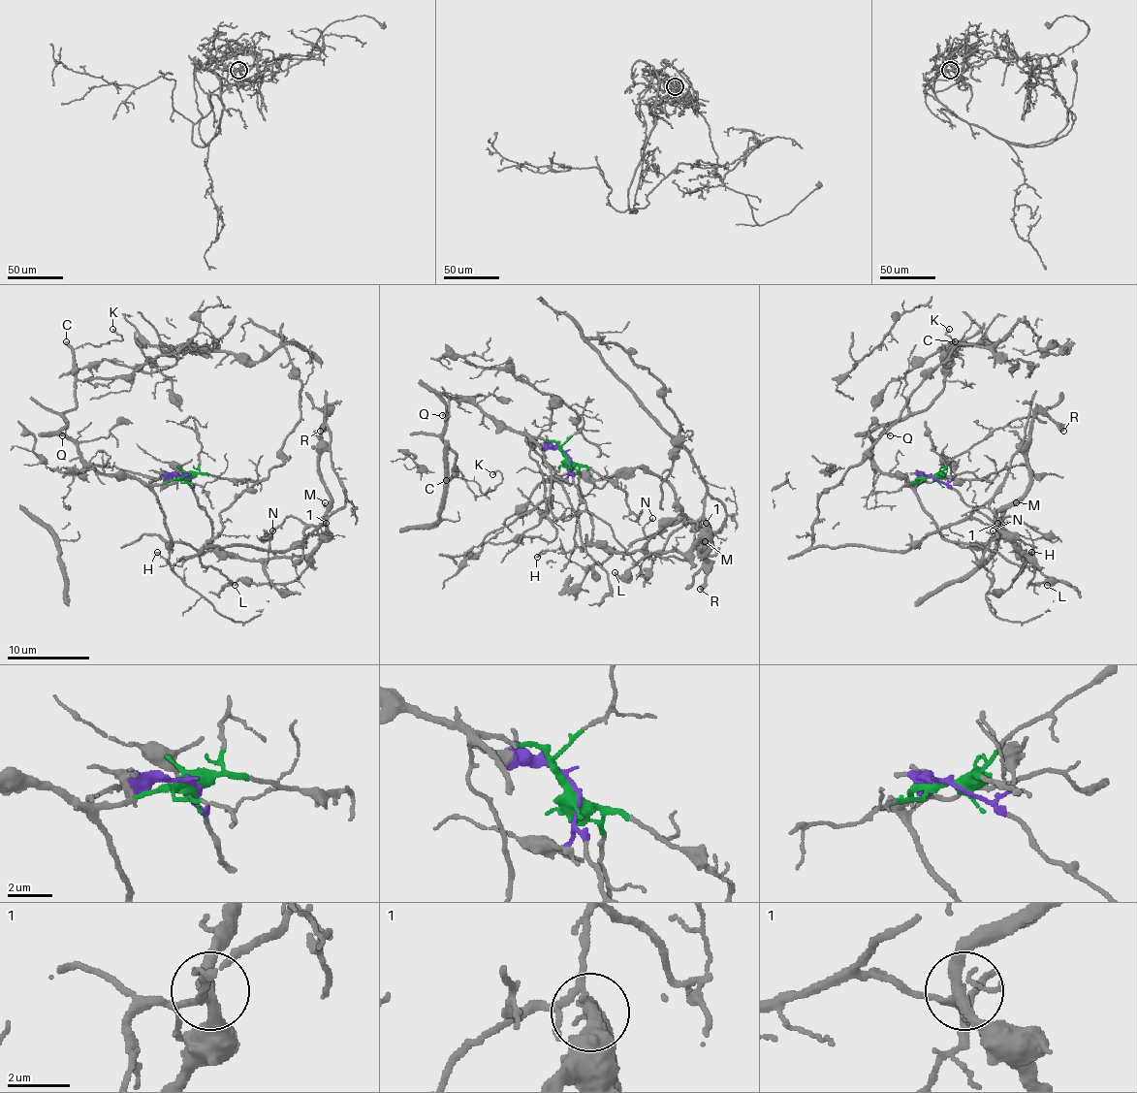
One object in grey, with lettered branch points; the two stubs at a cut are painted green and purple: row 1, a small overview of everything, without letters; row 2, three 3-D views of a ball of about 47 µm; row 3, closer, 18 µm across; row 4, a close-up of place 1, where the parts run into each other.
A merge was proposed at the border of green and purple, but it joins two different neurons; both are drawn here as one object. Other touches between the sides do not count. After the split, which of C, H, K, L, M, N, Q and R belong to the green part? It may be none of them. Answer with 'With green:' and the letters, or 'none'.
With green: C, K, Q

